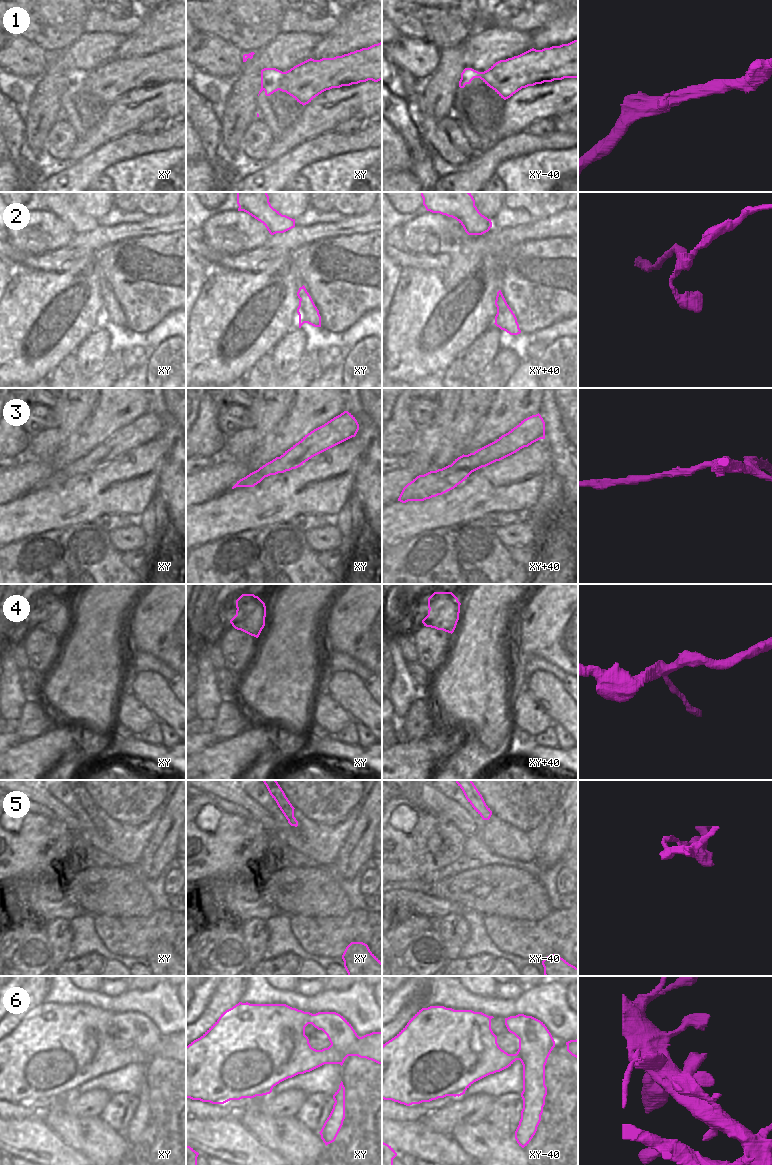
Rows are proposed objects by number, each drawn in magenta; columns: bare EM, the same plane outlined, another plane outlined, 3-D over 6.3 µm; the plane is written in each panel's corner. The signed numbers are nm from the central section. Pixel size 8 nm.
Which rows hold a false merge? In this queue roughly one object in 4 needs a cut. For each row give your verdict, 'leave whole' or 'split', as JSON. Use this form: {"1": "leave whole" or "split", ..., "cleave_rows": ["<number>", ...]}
{"1": "leave whole", "2": "leave whole", "3": "leave whole", "4": "leave whole", "5": "leave whole", "6": "leave whole", "cleave_rows": []}

